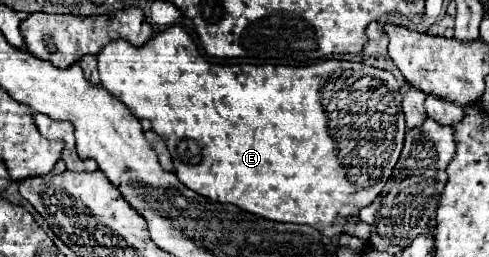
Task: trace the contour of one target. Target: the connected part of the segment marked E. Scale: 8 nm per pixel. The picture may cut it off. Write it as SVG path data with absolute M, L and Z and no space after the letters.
M170 26L164 32L154 34L142 48L134 48L126 40L114 40L102 48L98 54L98 70L100 70L100 84L116 96L122 104L128 106L132 116L136 118L148 118L152 122L152 130L164 140L164 144L170 150L170 156L174 158L174 168L178 180L192 188L198 194L204 194L210 200L216 202L230 202L246 212L258 214L262 218L274 220L274 222L294 222L294 224L310 224L312 228L318 228L324 236L340 236L342 232L358 236L362 240L368 240L370 226L364 222L358 222L356 218L348 222L348 216L358 216L360 208L374 202L374 198L382 192L384 184L388 182L392 168L398 162L402 142L404 142L404 112L402 112L402 94L396 78L386 72L372 66L346 62L336 58L318 60L310 66L254 66L254 64L242 64L242 66L226 66L226 64L210 64L208 60L202 60L202 54L198 52L196 44L188 36L188 32L180 26Z

